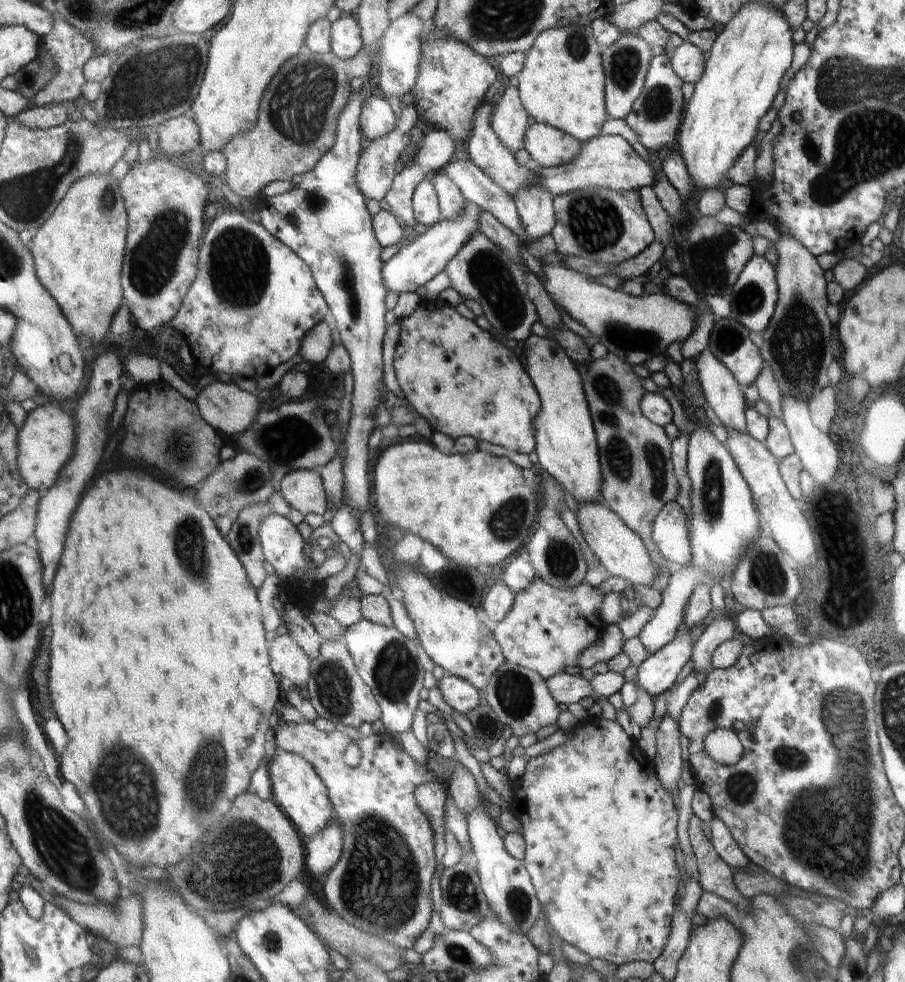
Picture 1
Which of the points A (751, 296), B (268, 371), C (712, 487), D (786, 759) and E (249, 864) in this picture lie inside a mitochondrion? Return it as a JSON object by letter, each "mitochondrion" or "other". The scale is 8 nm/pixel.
{"A":"mitochondrion","B":"other","C":"mitochondrion","D":"mitochondrion","E":"mitochondrion"}

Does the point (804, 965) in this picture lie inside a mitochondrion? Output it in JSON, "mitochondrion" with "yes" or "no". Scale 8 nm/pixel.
{"mitochondrion":"yes"}

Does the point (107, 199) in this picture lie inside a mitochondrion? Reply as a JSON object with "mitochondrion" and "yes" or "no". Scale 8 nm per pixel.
{"mitochondrion":"yes"}

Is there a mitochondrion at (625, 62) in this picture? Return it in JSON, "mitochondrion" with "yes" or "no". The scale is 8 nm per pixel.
{"mitochondrion":"yes"}

